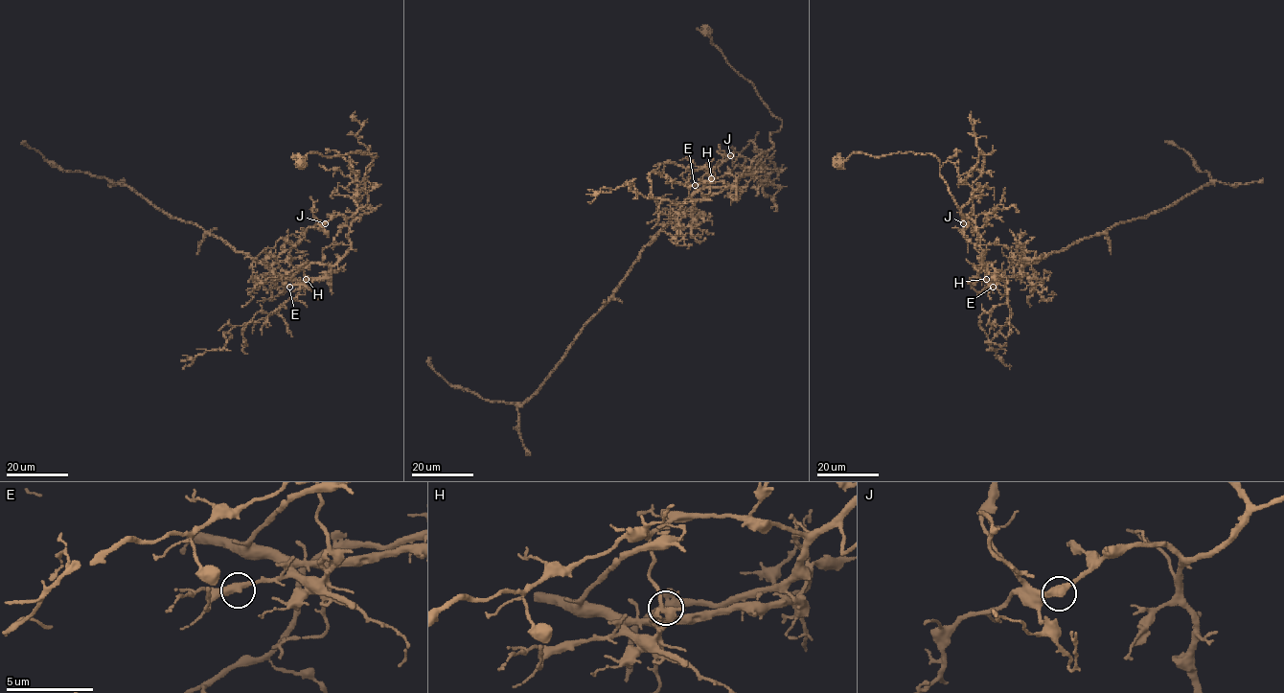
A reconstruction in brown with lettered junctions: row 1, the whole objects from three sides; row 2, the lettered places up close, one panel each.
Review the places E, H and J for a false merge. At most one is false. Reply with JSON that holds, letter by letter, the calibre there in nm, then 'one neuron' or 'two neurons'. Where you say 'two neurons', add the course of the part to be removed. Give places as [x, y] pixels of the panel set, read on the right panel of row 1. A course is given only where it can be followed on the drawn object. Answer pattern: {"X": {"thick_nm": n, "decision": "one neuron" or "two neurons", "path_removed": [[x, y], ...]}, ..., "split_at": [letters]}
{"E": {"thick_nm": 400, "decision": "one neuron"}, "H": {"thick_nm": 440, "decision": "two neurons", "path_removed": [[986, 279], [1013, 277], [1210, 182], [1186, 151], [1165, 140]]}, "J": {"thick_nm": 440, "decision": "one neuron"}, "split_at": ["H"]}

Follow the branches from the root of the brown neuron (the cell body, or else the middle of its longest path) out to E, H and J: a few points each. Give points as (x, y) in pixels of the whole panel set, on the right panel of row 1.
E: (837, 162), (853, 152), (934, 155), (955, 205), (975, 224), (993, 287)
H: (837, 162), (853, 152), (934, 155), (955, 205), (975, 224), (986, 279)
J: (837, 162), (853, 152), (930, 152), (938, 160), (940, 175), (955, 205), (967, 216), (963, 223)

